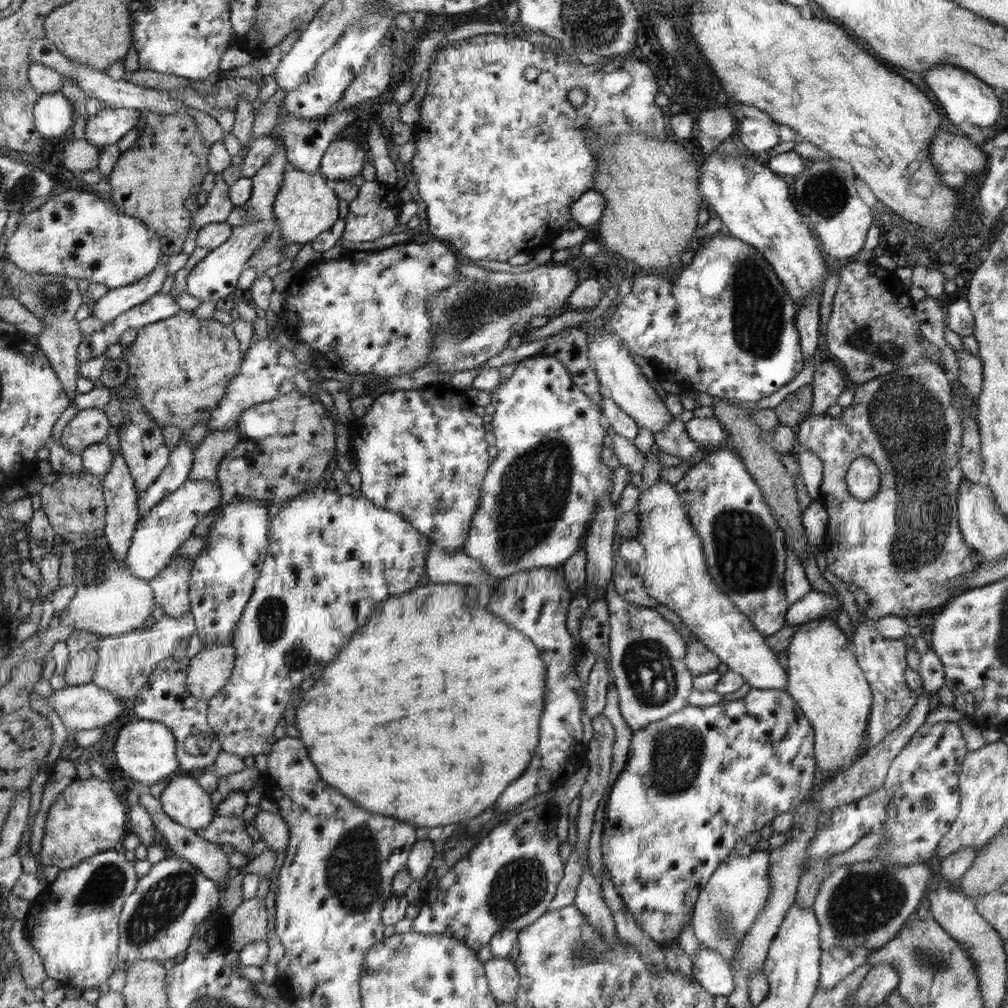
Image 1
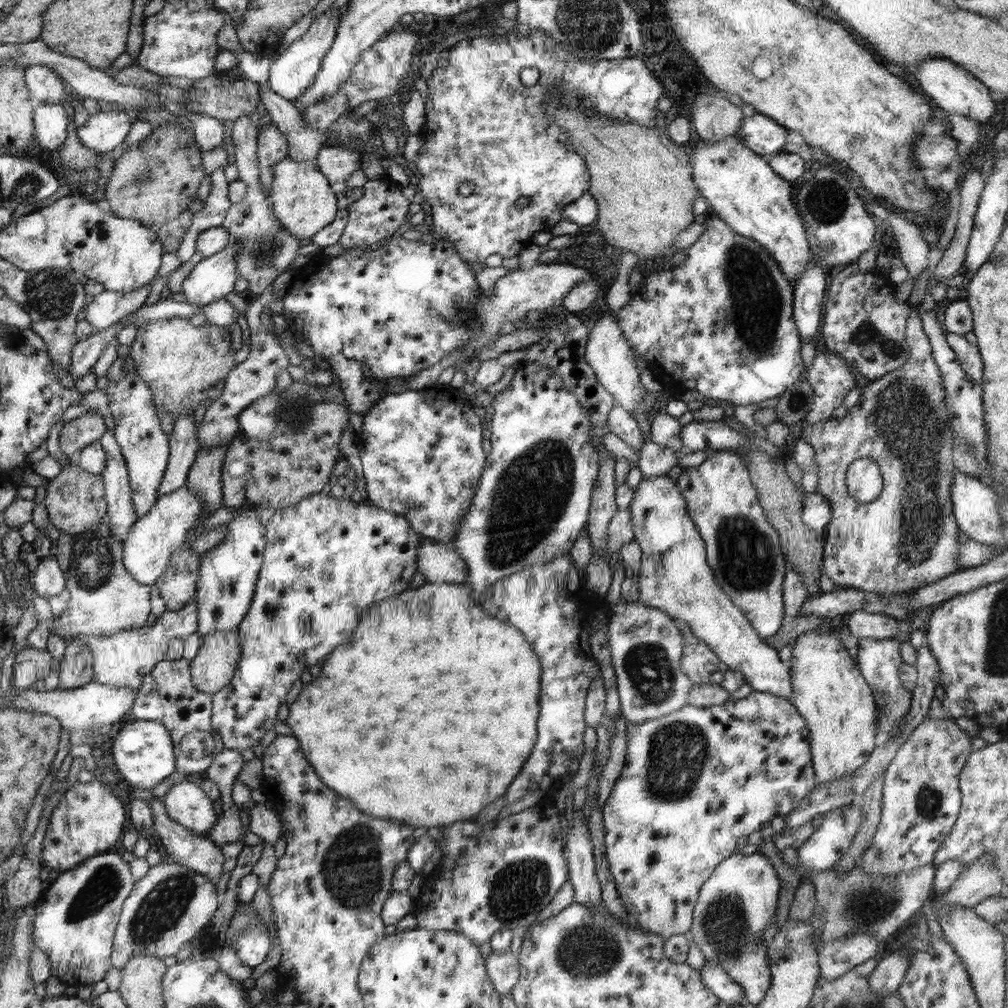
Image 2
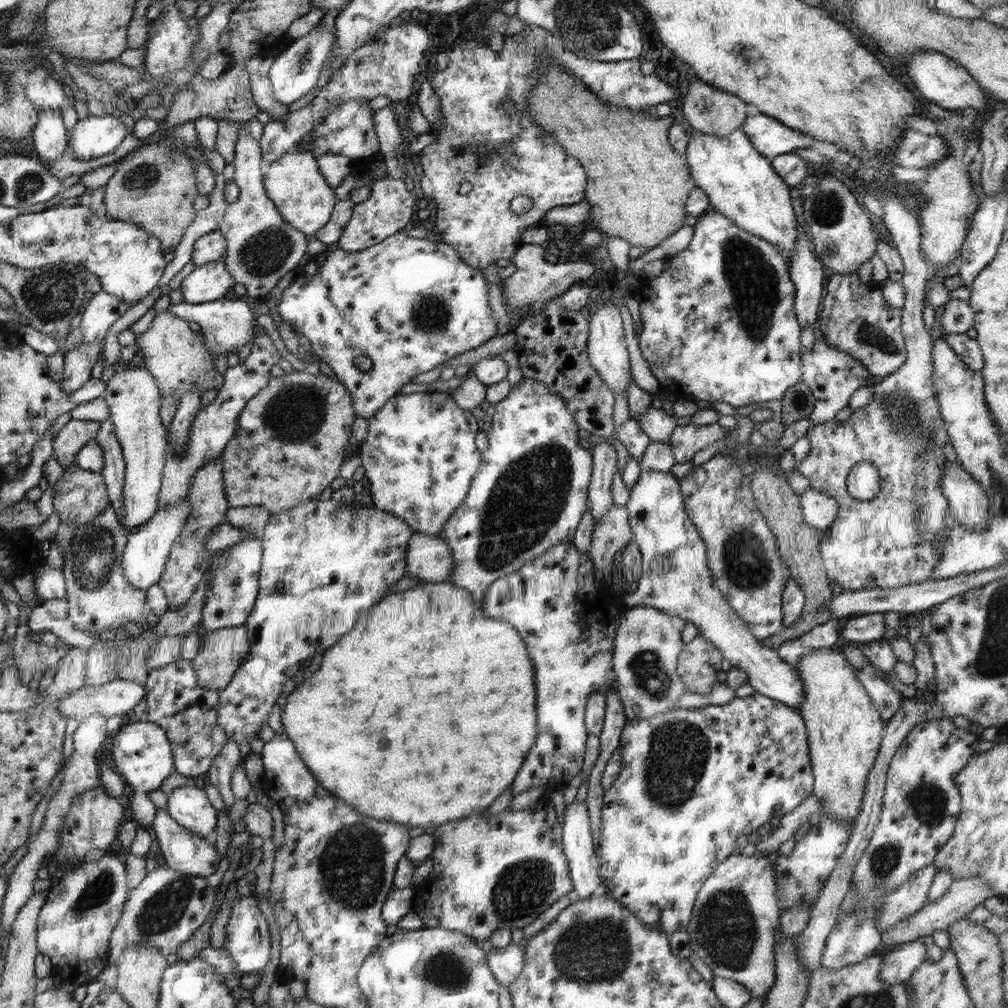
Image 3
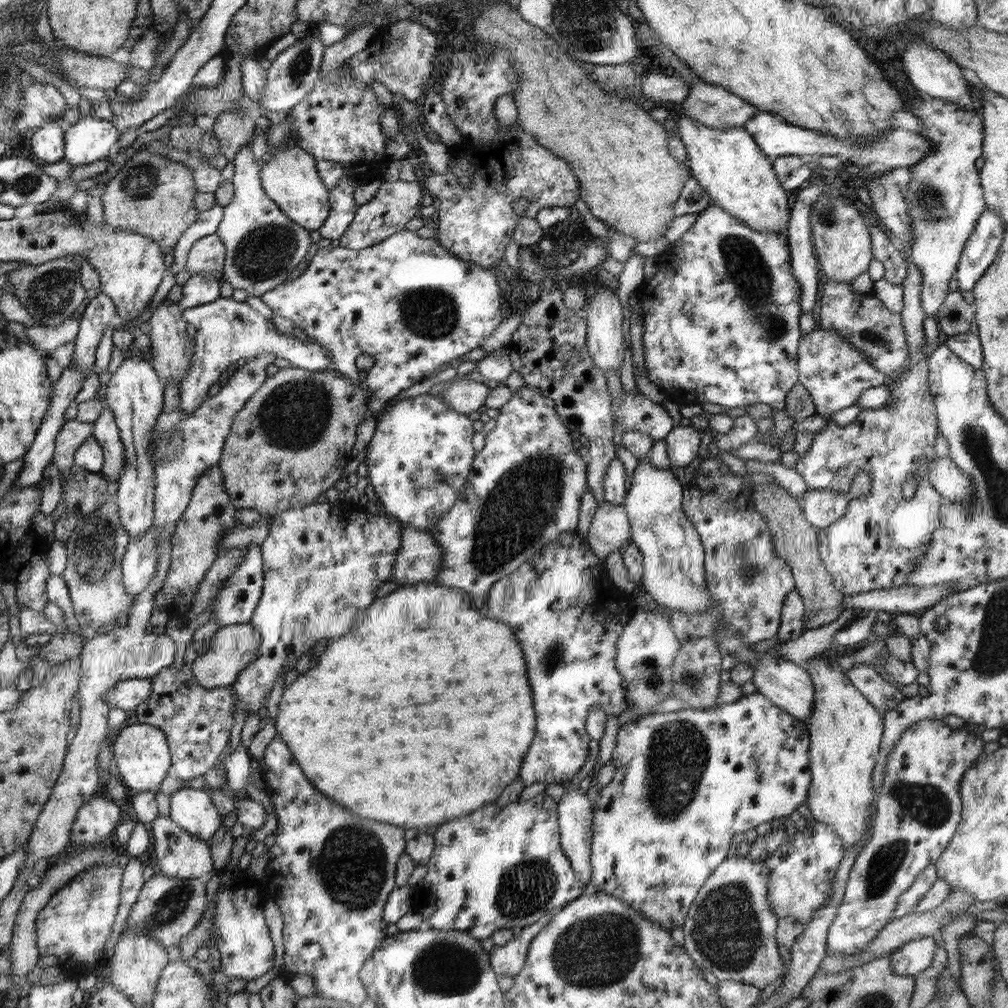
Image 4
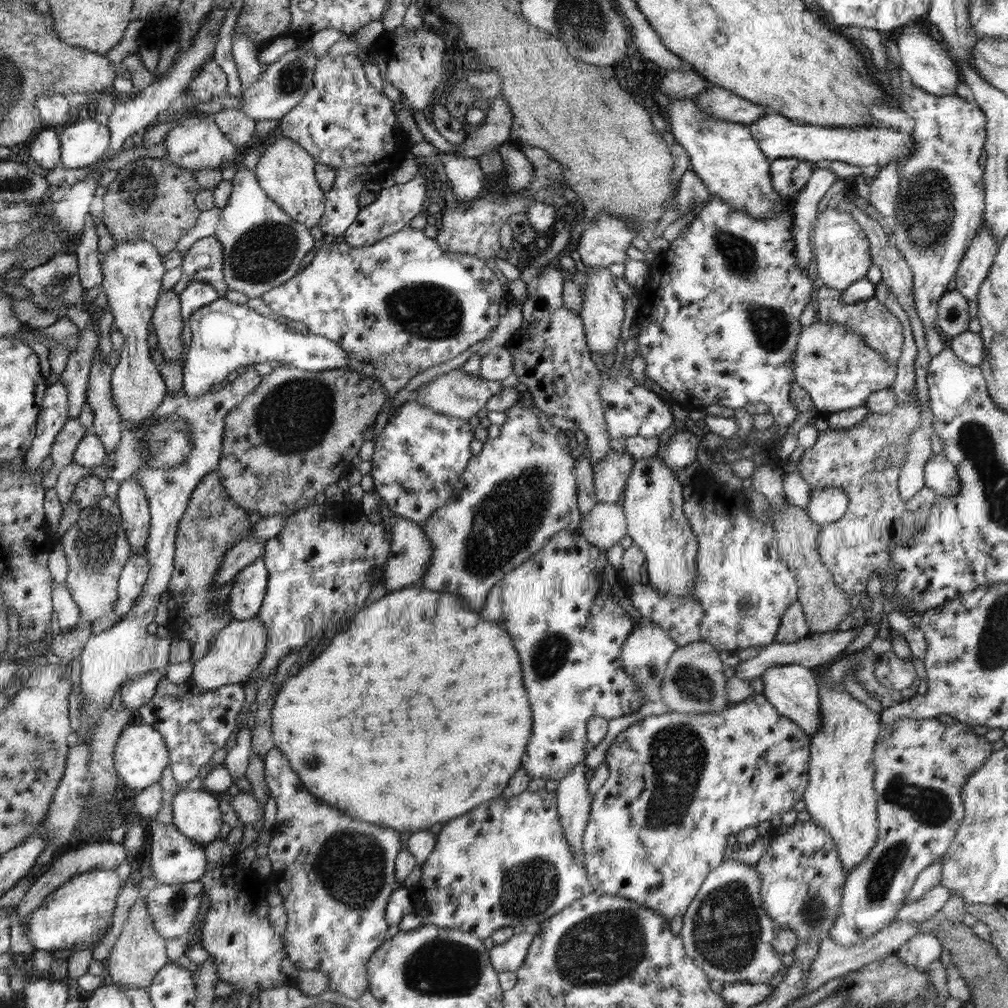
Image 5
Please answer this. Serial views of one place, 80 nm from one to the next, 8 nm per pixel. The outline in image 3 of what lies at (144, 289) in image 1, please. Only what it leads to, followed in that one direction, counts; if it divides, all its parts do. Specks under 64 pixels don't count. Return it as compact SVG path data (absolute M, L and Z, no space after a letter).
M104 290L97 292L81 313L82 343L104 340L115 323L131 306L125 300Z

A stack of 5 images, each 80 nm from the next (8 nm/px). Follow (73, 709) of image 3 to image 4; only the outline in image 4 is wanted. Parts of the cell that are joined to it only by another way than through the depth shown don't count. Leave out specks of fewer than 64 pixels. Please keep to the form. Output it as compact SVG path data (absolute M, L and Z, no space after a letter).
M148 679L122 680L118 685L105 692L103 699L109 708L135 710L151 693L151 684Z

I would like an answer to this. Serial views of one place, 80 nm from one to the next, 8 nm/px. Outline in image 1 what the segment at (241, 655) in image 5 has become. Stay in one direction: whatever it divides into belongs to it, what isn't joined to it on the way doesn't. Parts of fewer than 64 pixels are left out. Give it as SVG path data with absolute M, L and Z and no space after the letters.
M206 645L188 661L187 691L196 699L208 702L220 693L235 669L235 647Z

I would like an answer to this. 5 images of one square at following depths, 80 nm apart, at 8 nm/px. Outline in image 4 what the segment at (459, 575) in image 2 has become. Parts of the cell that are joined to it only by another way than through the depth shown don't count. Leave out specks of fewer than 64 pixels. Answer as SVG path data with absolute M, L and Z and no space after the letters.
M404 525L390 582L402 586L432 583L440 573L442 560L442 548L430 532Z

